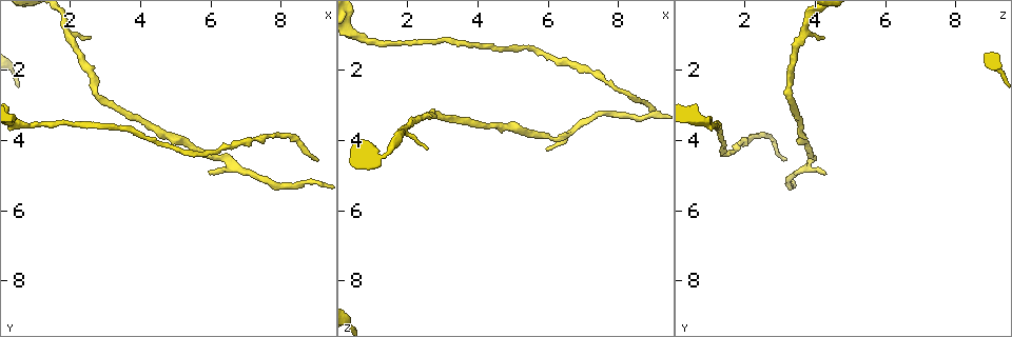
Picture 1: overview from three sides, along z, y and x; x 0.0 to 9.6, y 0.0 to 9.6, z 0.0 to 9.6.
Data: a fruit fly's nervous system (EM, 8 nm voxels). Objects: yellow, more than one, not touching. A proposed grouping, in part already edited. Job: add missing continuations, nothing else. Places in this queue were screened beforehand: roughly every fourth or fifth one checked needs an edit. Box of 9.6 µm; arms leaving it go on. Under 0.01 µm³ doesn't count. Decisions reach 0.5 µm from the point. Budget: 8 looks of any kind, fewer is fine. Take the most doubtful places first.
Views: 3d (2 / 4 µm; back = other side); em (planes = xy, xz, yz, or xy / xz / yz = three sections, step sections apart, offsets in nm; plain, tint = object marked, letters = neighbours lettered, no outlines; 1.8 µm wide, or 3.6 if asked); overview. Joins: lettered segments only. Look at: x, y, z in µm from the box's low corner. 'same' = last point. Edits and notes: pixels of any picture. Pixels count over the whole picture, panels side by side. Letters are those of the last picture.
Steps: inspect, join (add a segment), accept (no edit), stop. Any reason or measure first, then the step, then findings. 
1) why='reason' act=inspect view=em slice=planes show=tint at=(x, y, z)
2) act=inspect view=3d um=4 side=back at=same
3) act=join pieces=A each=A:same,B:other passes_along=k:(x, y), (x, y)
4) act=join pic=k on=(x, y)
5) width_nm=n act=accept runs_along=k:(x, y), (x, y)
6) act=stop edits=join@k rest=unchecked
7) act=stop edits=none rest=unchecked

why='long arm stops here' act=inspect view=3d um=4 at=(9.05, 4.50, 3.10)

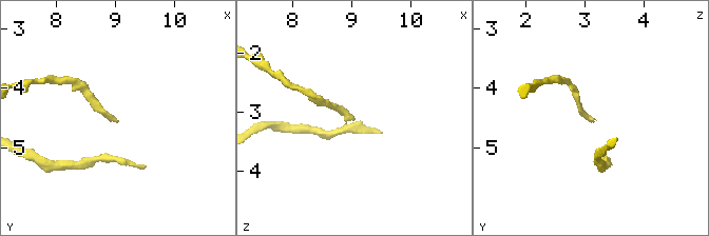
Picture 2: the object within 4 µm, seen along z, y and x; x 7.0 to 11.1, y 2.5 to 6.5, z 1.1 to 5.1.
act=inspect view=em slice=yz step=16 show=tint at=(9.10, 4.50, 3.15)

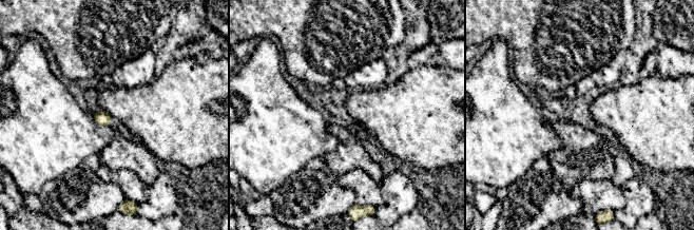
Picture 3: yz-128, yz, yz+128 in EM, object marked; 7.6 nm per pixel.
why='another direction' act=inspect view=em slice=planes show=letters at=same

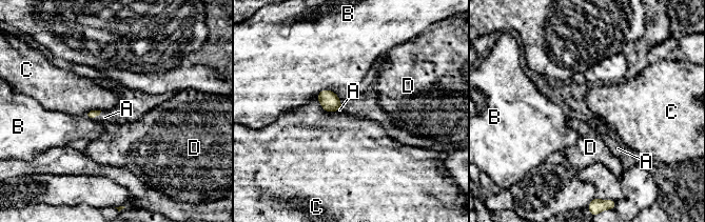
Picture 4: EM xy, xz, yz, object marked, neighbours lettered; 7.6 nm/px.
longest_contact=B:160nm act=join pieces=A each=A:same,B:other,C:other,D:other found='the neuron continues'

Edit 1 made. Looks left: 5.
act=inspect view=overview

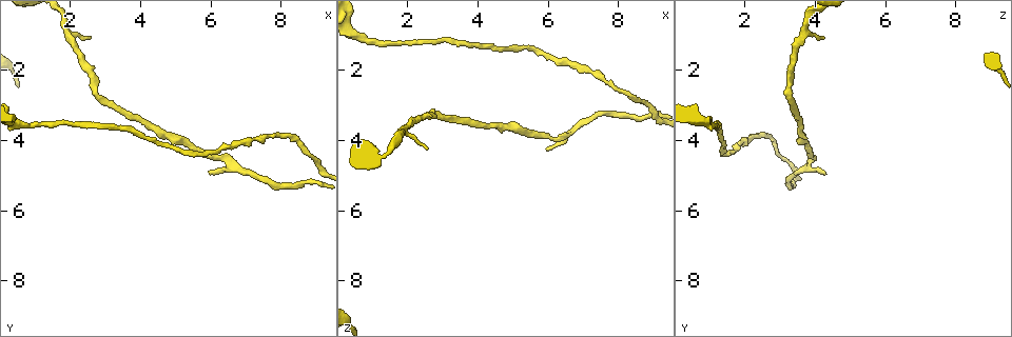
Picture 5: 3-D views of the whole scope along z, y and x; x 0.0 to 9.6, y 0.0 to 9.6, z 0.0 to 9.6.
why='free end' act=inspect view=em slice=xz step=4 show=tint at=(2.60, 1.15, 4.20)

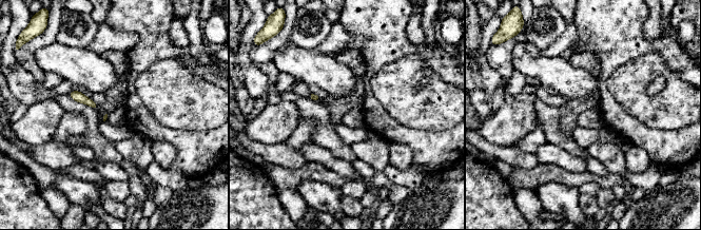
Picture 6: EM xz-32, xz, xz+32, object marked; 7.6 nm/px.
why='cut it another way' act=inspect view=em slice=planes show=letters at=same

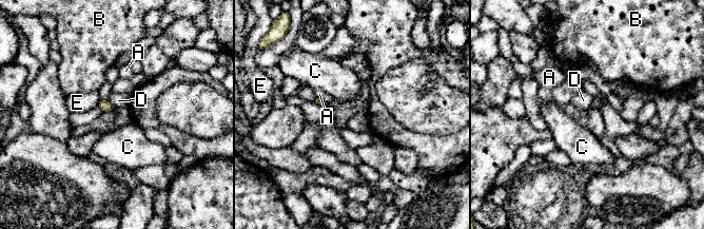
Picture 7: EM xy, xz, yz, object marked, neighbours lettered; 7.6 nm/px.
longest_contact=D:100nm act=accept each=A:other,B:other,C:other,D:other,E:other border=7:(108, 99), (115, 109) found='no lettered segment goes on from it'

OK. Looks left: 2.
why='an open end' act=inspect view=em slice=yz step=4 show=tint at=(5.90, 4.95, 4.25)

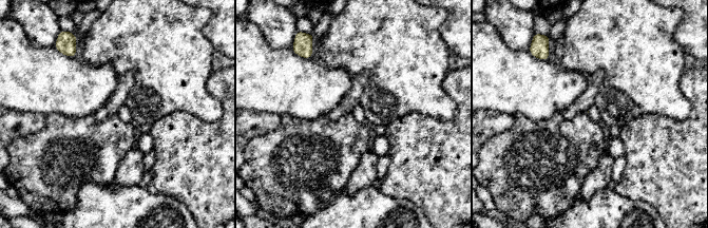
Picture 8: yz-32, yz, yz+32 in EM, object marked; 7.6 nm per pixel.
why='another direction' act=inspect view=em slice=planes show=letters at=same

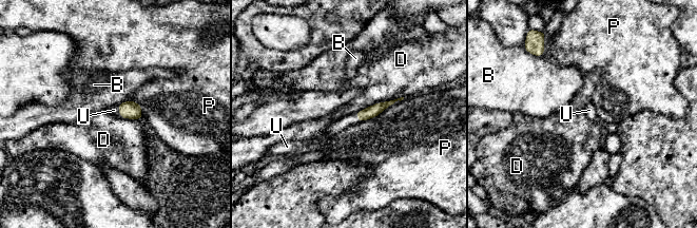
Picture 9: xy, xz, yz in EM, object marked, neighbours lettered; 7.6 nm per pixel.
act=join pieces=U each=B:other,D:other,P:other,U:same passes_along=9:(131, 110), (118, 110), (114, 110) found='the neuron continues'

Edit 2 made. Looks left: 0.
act=stop edits=join@4,join@9 rest=unchecked

